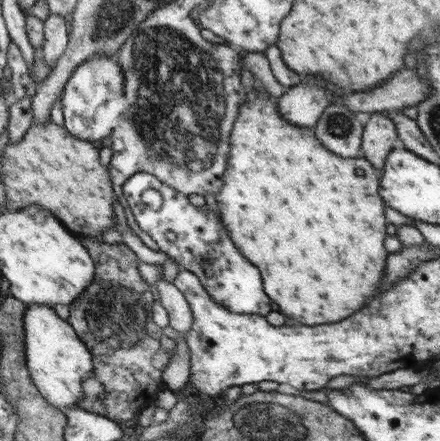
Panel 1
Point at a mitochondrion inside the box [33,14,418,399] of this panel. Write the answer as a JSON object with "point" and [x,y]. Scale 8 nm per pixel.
{"point":[186,92]}

